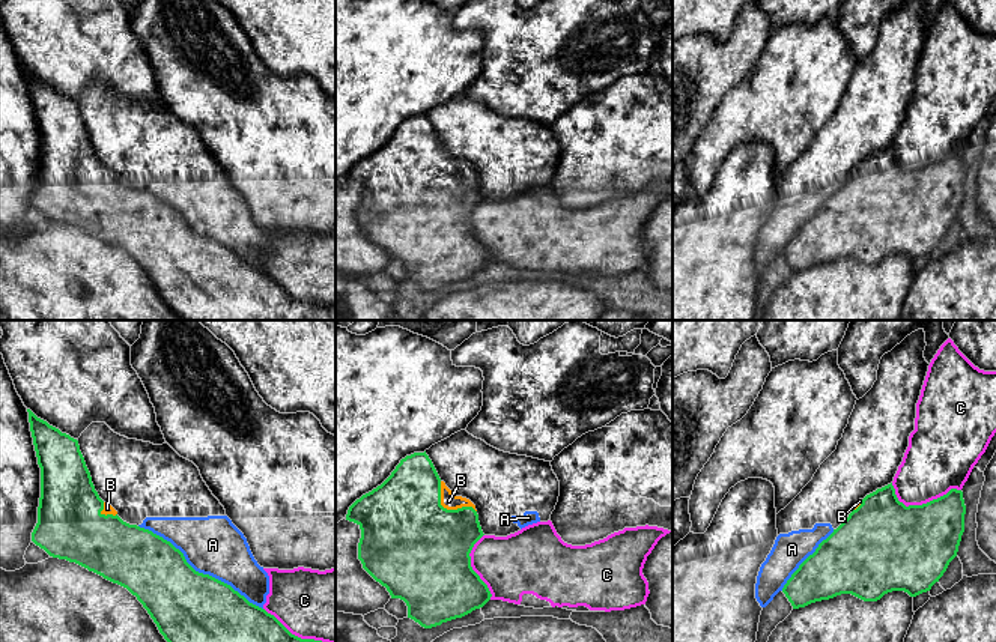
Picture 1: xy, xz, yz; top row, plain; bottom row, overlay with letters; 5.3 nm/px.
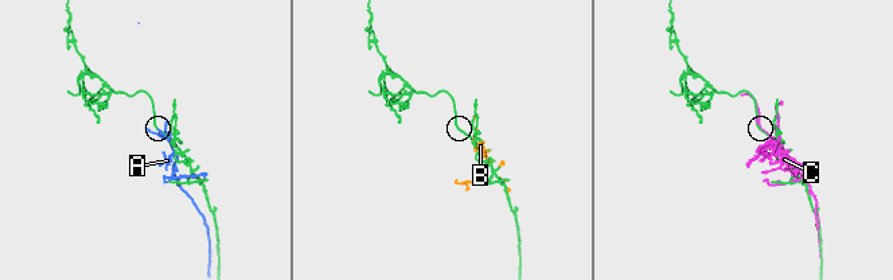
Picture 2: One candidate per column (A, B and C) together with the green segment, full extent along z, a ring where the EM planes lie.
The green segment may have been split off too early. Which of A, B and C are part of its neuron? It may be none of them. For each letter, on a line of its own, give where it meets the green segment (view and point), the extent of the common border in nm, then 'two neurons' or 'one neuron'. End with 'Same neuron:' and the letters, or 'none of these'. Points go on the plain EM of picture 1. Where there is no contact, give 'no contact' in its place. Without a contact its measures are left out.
A: xy (197, 235) | 800 nm | two neurons
B: xz (446, 172) | 260 nm | one neuron
C: yz (921, 169) | 380 nm | two neurons
Same neuron: B

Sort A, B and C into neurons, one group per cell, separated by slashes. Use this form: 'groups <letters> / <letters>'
groups A / B / C

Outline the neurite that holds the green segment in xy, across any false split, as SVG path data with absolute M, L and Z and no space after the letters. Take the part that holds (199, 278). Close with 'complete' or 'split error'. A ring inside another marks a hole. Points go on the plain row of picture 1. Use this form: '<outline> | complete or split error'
M27 75L41 131L38 186L32 195L36 209L126 251L182 320L336 320L336 308L292 298L230 248L196 235L170 204L123 185L95 153L78 104Z | split error

